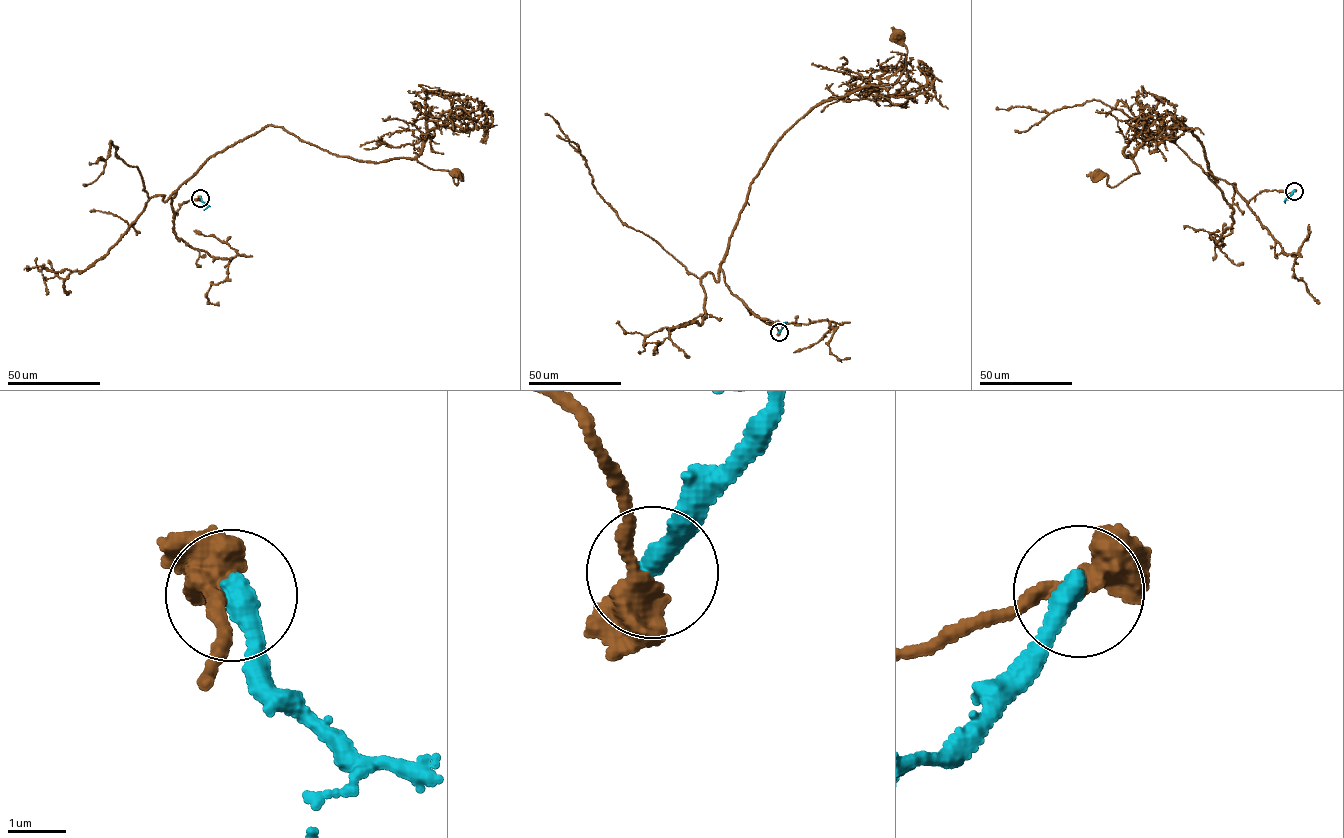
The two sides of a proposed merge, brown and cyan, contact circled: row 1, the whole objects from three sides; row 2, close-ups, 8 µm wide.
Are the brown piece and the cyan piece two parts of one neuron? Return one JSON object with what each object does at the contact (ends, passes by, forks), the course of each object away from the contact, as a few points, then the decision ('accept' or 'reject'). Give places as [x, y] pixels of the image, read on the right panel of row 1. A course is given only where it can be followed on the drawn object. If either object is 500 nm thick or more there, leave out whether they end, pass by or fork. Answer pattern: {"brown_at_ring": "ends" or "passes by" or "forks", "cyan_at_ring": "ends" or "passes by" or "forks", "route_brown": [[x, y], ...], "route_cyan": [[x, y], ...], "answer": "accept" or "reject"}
{"brown_at_ring": "passes by", "cyan_at_ring": "ends", "route_brown": [[1293, 191], [1247, 201], [1169, 112], [1126, 147], [1139, 173], [1110, 187], [1096, 173]], "route_cyan": [[1293, 191], [1285, 203]], "answer": "reject"}

